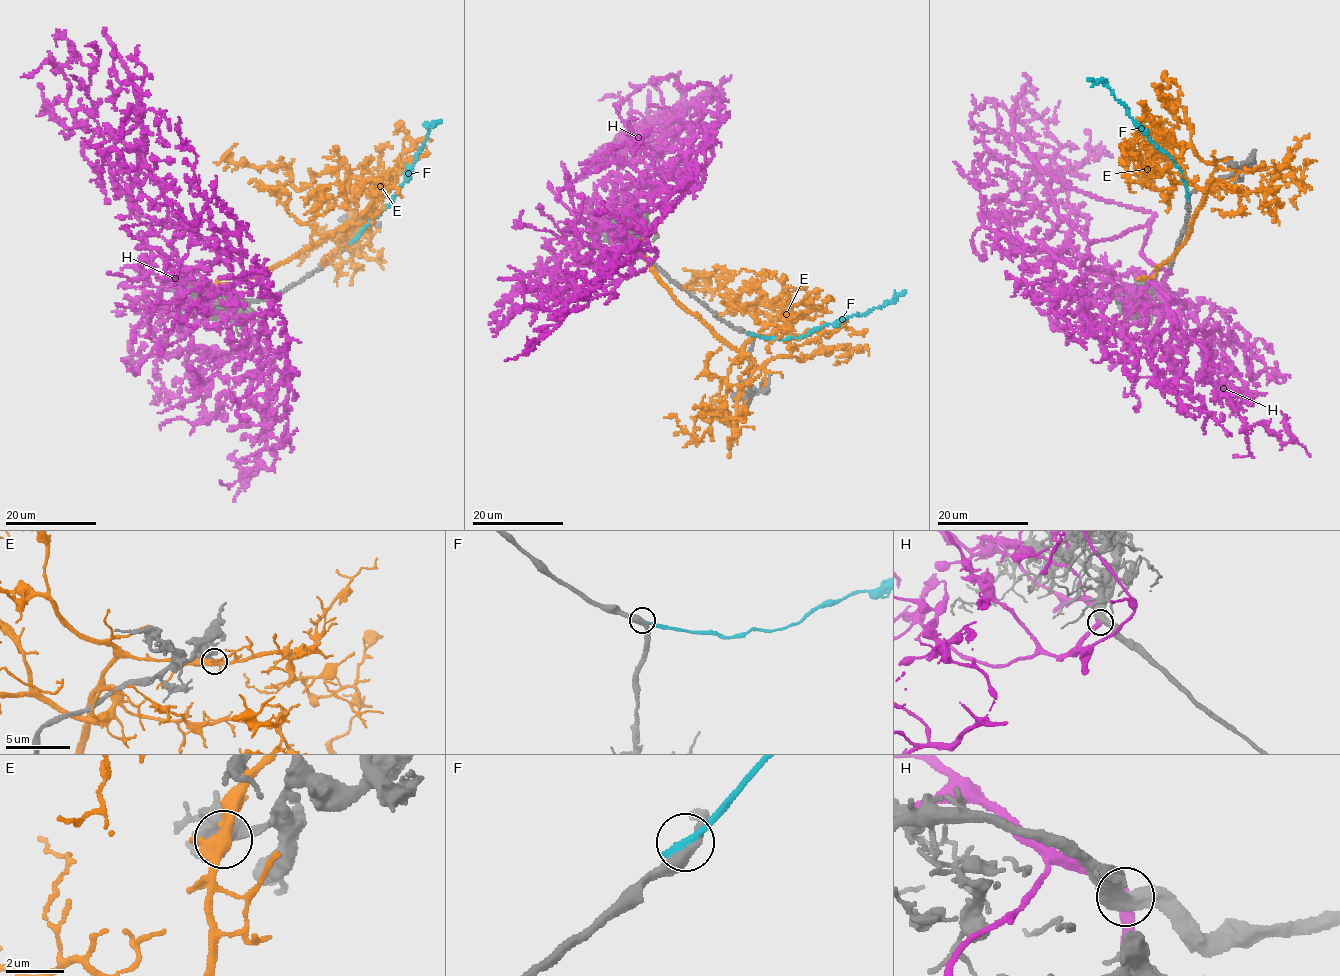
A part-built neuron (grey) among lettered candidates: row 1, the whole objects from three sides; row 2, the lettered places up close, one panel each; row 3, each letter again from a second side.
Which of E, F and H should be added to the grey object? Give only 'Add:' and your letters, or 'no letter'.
Add: no letter

